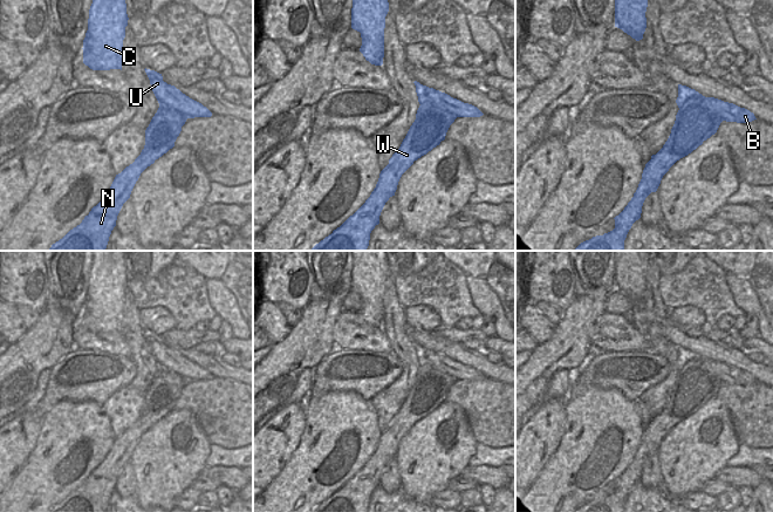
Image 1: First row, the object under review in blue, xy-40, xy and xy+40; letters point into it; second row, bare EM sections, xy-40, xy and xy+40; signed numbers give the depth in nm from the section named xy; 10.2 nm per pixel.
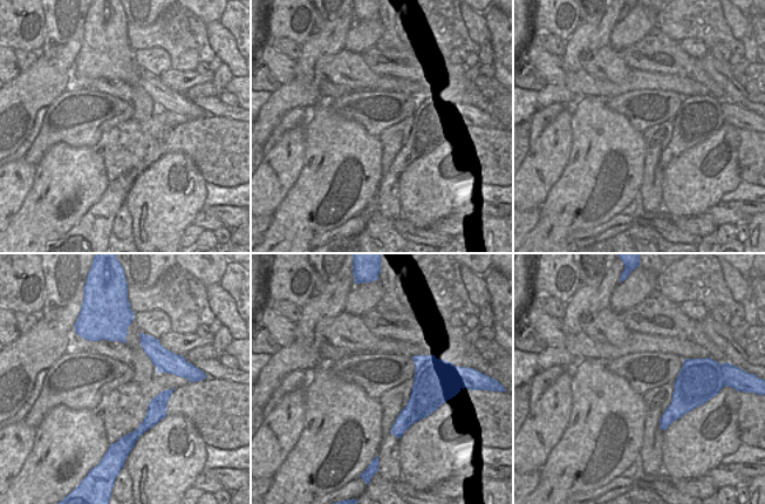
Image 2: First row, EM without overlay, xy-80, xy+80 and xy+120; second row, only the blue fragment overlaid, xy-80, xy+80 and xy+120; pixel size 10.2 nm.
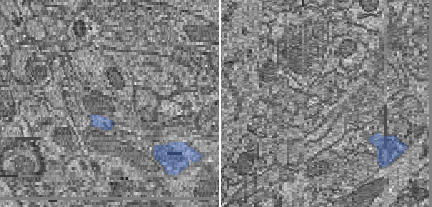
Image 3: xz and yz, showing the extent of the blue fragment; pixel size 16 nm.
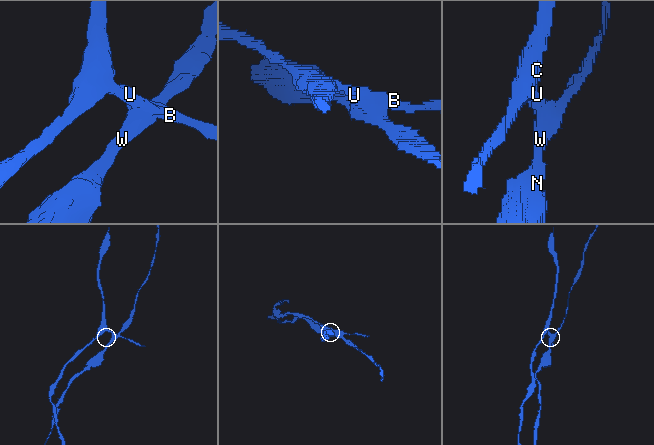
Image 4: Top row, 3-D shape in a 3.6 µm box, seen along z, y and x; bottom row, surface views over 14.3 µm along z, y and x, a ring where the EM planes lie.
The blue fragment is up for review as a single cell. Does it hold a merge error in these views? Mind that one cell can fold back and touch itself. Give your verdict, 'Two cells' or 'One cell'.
Two cells

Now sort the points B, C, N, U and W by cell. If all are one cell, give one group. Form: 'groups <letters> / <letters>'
groups B C U / N W

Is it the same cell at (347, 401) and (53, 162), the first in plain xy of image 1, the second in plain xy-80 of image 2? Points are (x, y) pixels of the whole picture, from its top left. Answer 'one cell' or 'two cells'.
one cell

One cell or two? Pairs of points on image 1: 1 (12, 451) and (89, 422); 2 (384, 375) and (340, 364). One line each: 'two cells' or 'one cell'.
1: two cells
2: one cell

